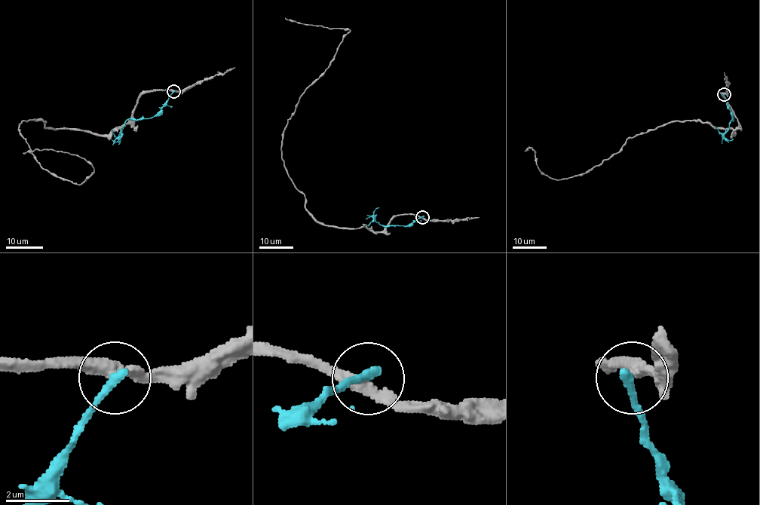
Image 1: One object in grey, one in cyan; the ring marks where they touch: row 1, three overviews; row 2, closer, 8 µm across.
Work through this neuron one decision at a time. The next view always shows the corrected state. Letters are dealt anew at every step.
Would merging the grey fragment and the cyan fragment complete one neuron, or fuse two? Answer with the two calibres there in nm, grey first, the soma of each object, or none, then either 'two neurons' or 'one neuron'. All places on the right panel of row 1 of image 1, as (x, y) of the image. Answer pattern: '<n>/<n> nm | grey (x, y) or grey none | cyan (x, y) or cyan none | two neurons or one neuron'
360/300 nm | grey none | cyan none | two neurons

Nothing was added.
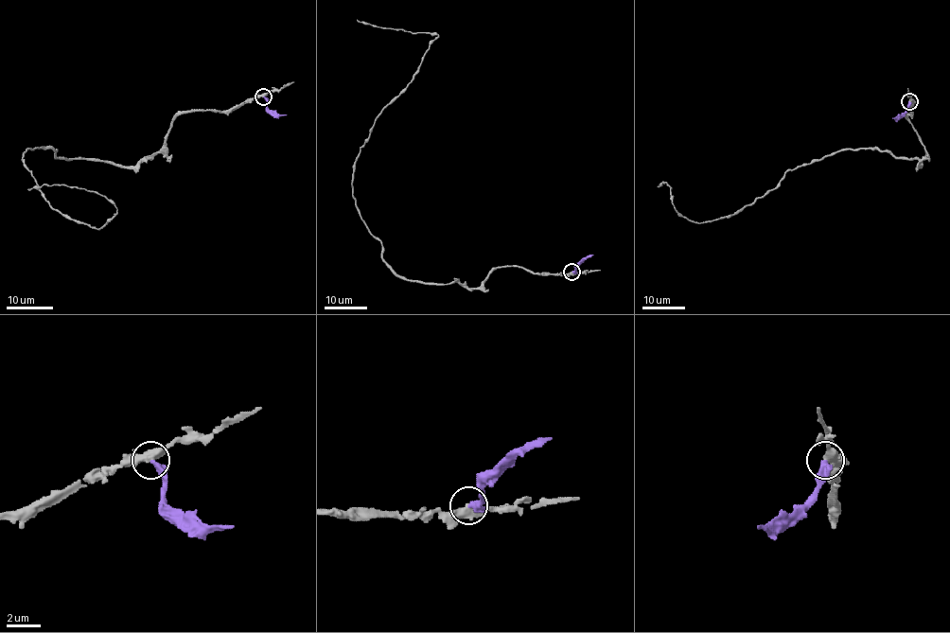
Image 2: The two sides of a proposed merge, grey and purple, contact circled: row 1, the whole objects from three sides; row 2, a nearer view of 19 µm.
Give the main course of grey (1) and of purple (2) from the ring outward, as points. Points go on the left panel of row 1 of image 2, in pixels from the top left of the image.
1: (263, 96), (182, 111), (135, 166), (28, 149), (48, 203), (101, 228), (116, 208), (94, 191), (28, 189)
2: (263, 96), (268, 109), (278, 114), (287, 114)

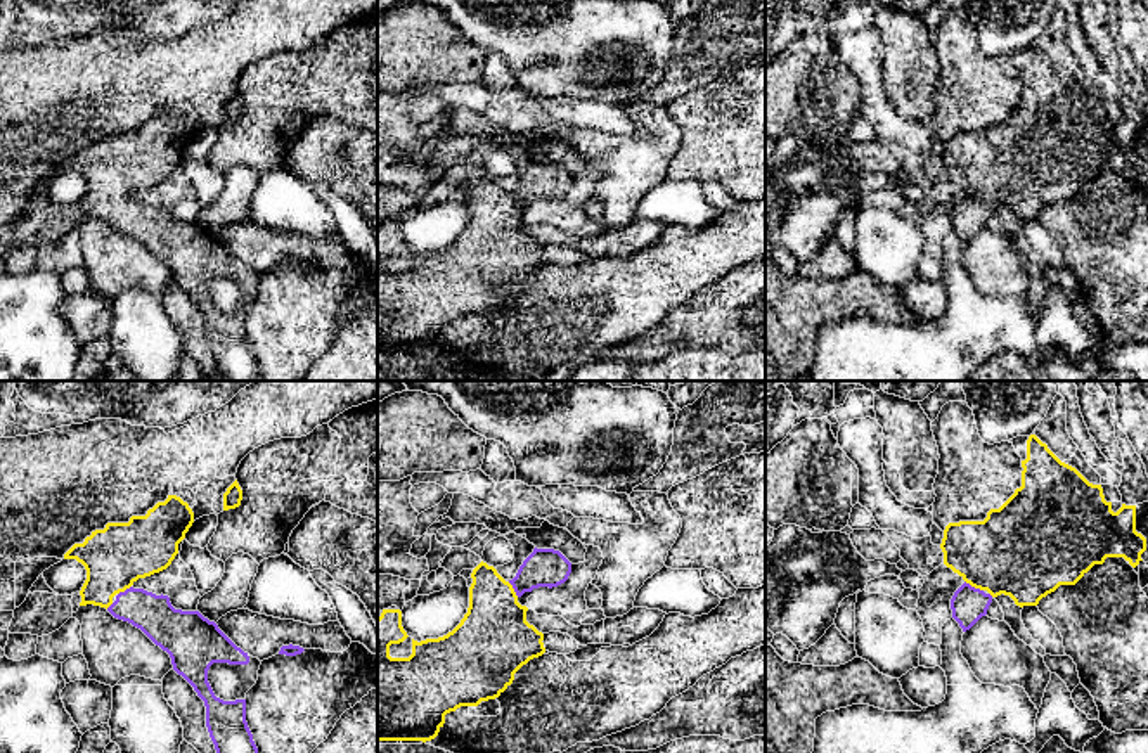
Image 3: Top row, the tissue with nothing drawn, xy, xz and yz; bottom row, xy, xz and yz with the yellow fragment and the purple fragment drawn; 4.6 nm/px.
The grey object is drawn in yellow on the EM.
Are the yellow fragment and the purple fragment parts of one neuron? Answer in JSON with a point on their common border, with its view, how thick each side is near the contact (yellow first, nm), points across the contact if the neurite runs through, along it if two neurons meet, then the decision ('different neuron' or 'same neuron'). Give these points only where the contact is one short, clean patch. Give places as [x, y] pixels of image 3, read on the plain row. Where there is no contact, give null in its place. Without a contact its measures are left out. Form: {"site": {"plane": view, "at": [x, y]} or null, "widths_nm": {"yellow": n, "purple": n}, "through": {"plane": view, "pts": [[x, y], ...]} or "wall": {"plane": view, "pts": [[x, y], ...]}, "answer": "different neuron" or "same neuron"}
{"site": {"plane": "yz", "at": [973, 198]}, "widths_nm": {"yellow": 420, "purple": 170}, "through": {"plane": "yz", "pts": [[1015, 163], [973, 198], [968, 217]]}, "answer": "same neuron"}

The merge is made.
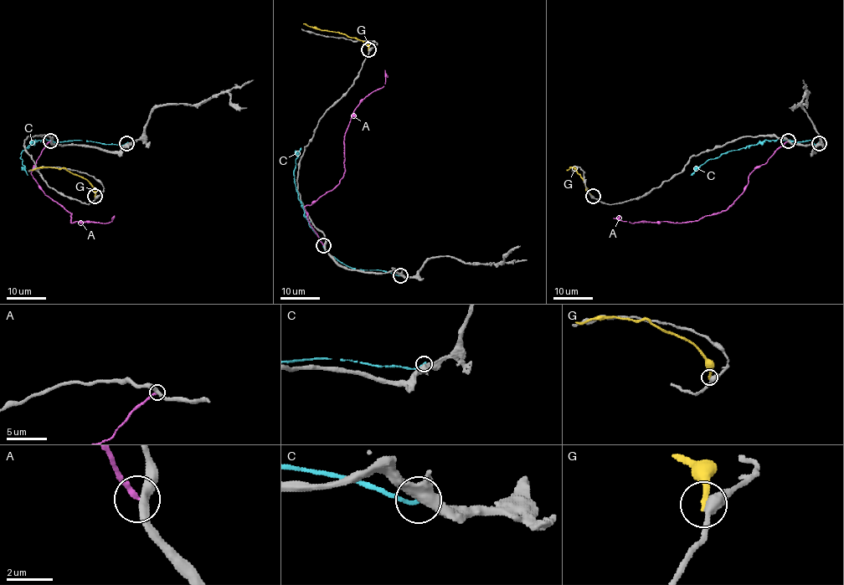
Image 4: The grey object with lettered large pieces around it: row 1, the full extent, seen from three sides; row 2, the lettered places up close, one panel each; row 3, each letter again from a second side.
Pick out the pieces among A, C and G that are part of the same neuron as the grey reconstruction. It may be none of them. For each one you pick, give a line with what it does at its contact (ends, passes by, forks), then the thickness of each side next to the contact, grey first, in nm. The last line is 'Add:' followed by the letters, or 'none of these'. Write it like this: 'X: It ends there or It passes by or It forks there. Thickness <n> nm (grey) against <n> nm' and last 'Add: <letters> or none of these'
Add: none of these

